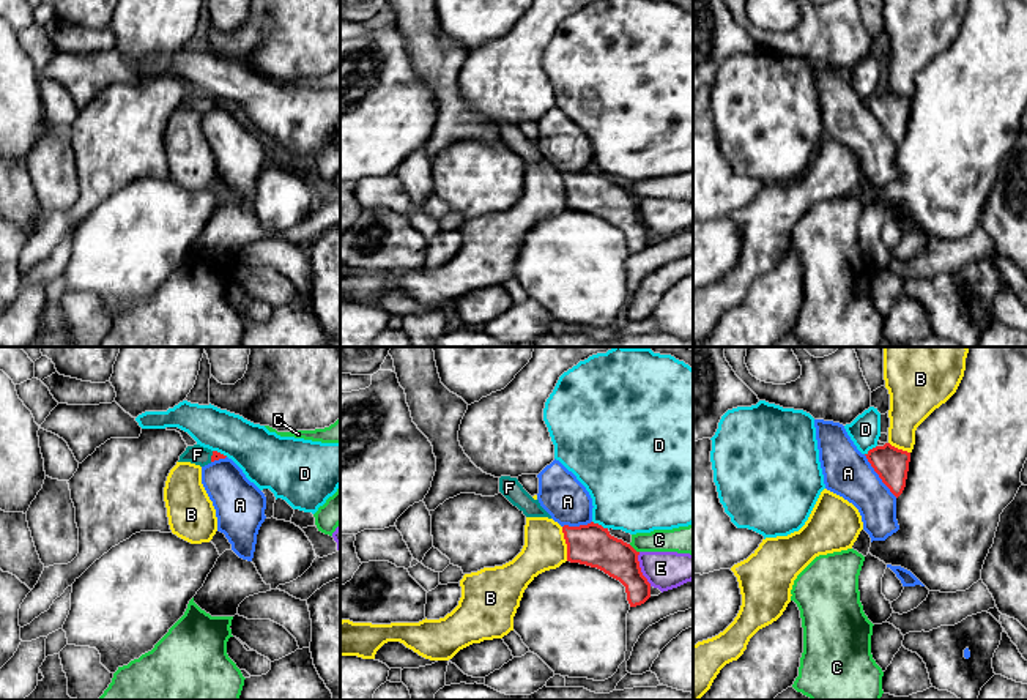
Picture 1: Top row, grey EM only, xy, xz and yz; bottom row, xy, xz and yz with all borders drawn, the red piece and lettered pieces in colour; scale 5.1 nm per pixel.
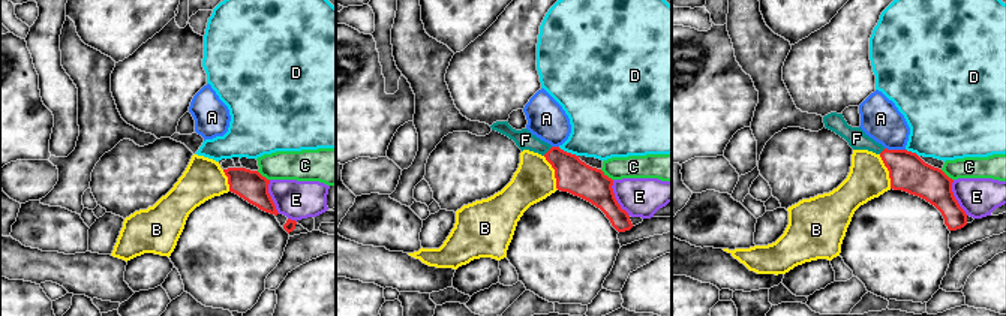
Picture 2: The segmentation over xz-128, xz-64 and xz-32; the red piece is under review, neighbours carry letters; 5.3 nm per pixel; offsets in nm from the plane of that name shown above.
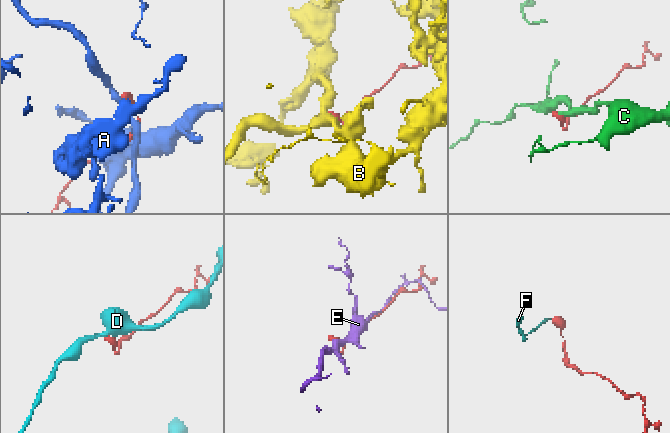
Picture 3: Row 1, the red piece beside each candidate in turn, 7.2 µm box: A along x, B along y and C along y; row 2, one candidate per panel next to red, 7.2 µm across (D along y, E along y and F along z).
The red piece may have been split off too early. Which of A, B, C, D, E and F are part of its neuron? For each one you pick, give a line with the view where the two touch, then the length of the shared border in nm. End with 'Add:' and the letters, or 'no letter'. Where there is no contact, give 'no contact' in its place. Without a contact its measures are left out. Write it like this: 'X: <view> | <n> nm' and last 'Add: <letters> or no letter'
F: xy | 60 nm
Add: F

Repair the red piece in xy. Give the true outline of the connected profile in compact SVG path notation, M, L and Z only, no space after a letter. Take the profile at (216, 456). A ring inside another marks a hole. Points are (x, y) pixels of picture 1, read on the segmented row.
M200 445L187 446L186 451L180 456L178 462L191 462L200 467L205 467L214 460L225 459L227 456L203 448Z

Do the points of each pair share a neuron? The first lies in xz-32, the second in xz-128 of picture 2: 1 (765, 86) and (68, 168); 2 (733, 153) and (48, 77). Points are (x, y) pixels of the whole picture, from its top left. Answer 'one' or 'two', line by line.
1: one
2: one

